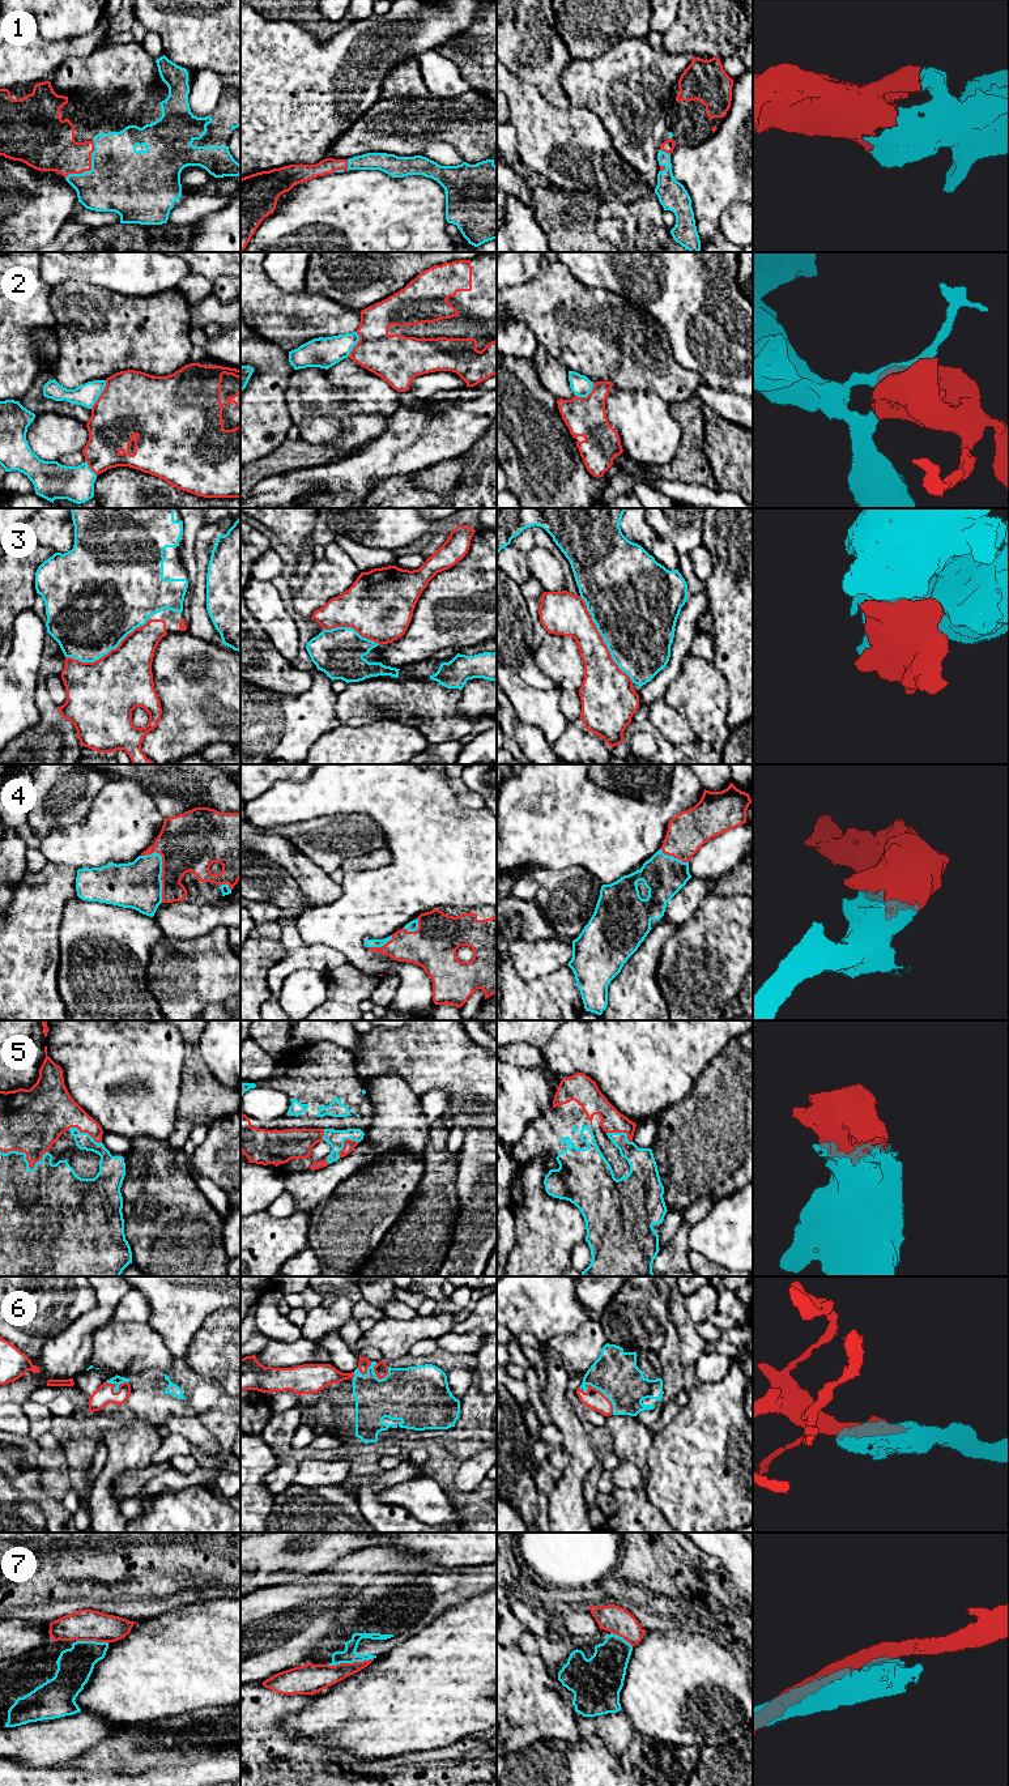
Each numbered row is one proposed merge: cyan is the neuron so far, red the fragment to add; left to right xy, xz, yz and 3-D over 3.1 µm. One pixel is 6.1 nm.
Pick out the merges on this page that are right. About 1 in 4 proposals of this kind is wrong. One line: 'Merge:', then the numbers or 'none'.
Merge: 1, 2, 3, 4, 5, 6

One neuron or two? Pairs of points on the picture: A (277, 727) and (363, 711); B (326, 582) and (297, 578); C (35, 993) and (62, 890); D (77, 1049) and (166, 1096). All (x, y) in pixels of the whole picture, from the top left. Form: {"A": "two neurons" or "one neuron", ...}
{"A": "two neurons", "B": "two neurons", "C": "one neuron", "D": "one neuron"}

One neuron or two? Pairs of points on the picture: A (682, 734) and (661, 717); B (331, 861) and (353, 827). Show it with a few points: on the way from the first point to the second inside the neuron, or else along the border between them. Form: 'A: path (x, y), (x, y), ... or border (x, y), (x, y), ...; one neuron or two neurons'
A: path (677, 729), (667, 720); one neuron
B: path (331, 853), (331, 849), (345, 835); one neuron

